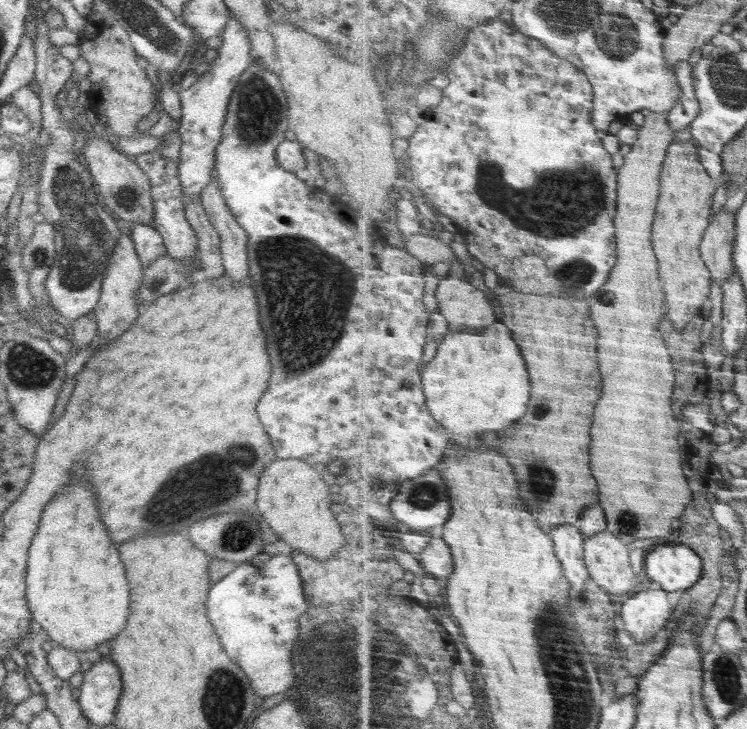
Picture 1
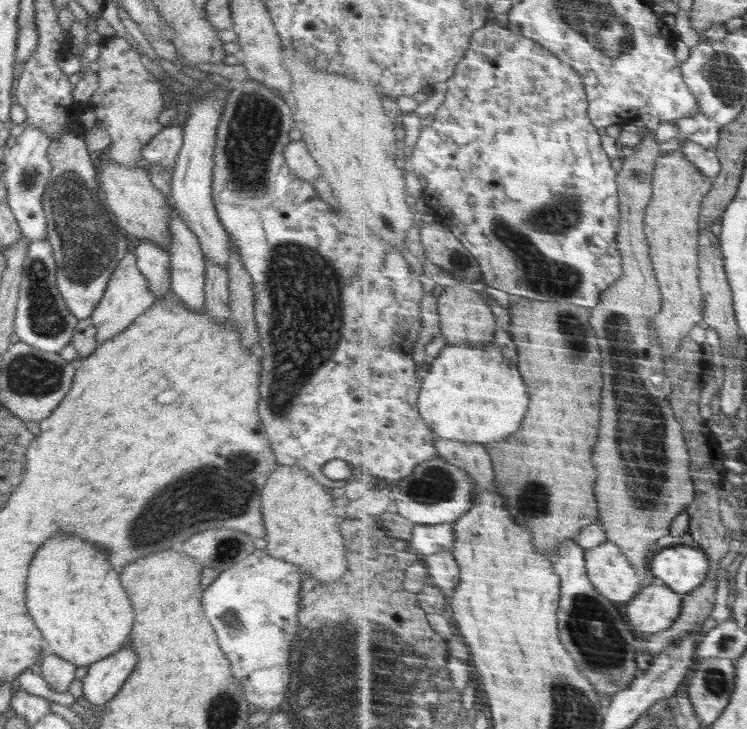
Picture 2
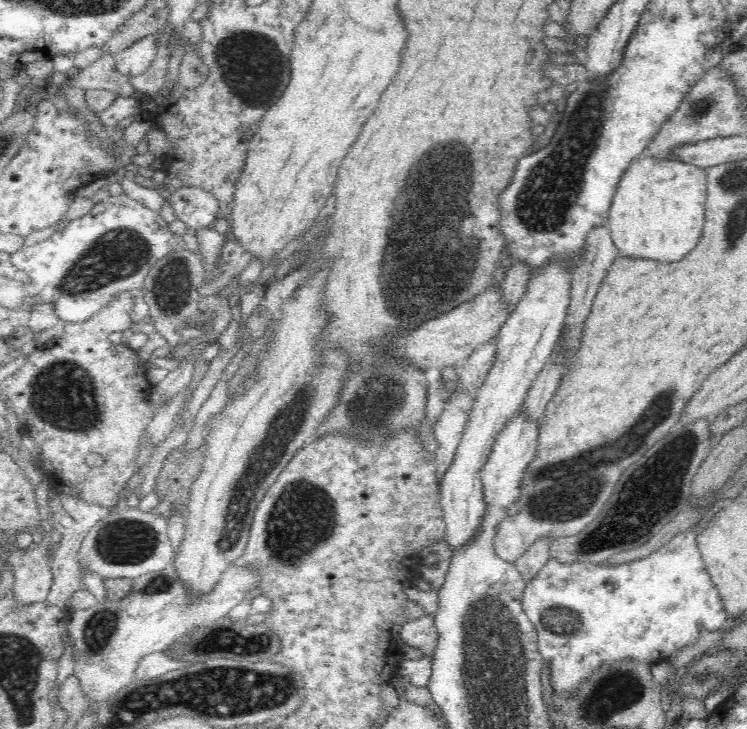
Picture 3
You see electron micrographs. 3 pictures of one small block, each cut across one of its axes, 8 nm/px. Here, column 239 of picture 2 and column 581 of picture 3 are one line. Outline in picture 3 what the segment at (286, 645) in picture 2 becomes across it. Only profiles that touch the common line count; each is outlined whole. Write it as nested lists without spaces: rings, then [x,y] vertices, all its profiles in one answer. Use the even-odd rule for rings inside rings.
[[[708,520],[704,524],[698,527],[690,527],[686,532],[678,534],[672,541],[660,546],[656,552],[650,554],[646,558],[641,558],[635,561],[626,562],[620,564],[620,566],[604,566],[603,563],[594,564],[593,562],[572,562],[566,564],[565,562],[558,562],[555,558],[550,557],[546,566],[542,567],[542,570],[530,582],[527,582],[526,588],[523,592],[522,606],[524,612],[528,615],[530,621],[534,625],[534,628],[538,633],[538,651],[542,653],[544,660],[548,661],[548,665],[551,668],[550,682],[552,688],[554,688],[555,698],[561,698],[566,700],[568,694],[572,694],[578,685],[588,677],[593,675],[593,672],[600,668],[602,665],[613,663],[622,659],[632,659],[632,661],[646,662],[655,664],[662,660],[670,659],[677,651],[688,644],[694,644],[700,633],[704,630],[712,631],[722,628],[726,625],[728,615],[726,614],[722,599],[720,598],[718,589],[711,581],[710,573],[706,570],[704,562],[702,560],[696,560],[700,554],[696,540],[701,534],[701,531],[711,522]]]

